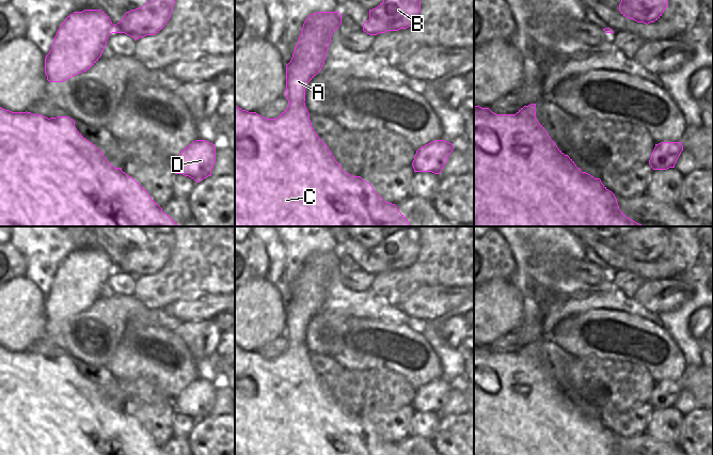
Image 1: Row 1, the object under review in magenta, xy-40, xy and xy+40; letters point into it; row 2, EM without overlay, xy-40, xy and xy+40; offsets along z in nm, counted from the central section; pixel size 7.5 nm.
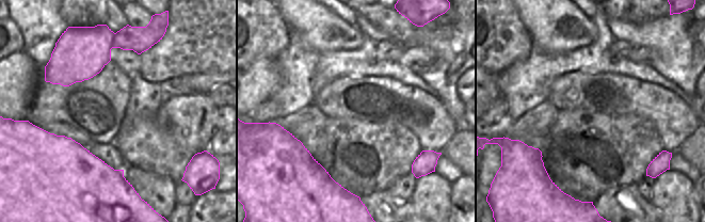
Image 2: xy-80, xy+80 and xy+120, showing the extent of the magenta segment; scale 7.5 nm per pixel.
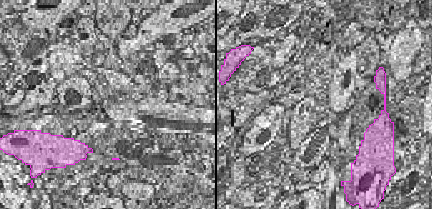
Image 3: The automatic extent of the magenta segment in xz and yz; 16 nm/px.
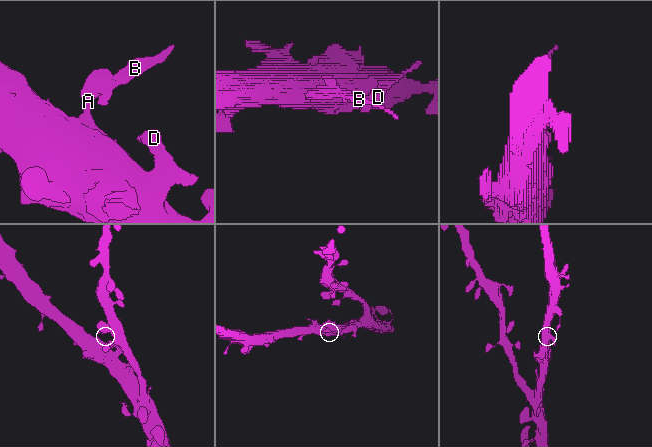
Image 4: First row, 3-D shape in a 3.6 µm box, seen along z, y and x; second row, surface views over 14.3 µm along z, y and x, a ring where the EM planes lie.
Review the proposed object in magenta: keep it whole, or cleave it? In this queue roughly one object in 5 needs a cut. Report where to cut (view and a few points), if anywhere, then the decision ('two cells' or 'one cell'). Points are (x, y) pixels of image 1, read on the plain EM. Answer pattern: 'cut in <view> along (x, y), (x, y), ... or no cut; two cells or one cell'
cut in xy along (288, 340), (303, 342); two cells

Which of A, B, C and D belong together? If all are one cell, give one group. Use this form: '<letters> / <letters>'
A B / C D

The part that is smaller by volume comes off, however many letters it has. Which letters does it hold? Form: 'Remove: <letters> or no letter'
Remove: A, B

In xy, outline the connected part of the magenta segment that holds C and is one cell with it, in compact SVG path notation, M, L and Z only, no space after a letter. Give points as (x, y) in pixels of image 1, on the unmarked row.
M288 341L288 346L276 357L266 358L256 351L242 349L235 344L235 455L403 455L395 443L385 441L361 415L345 411L327 383L312 365L305 342Z

